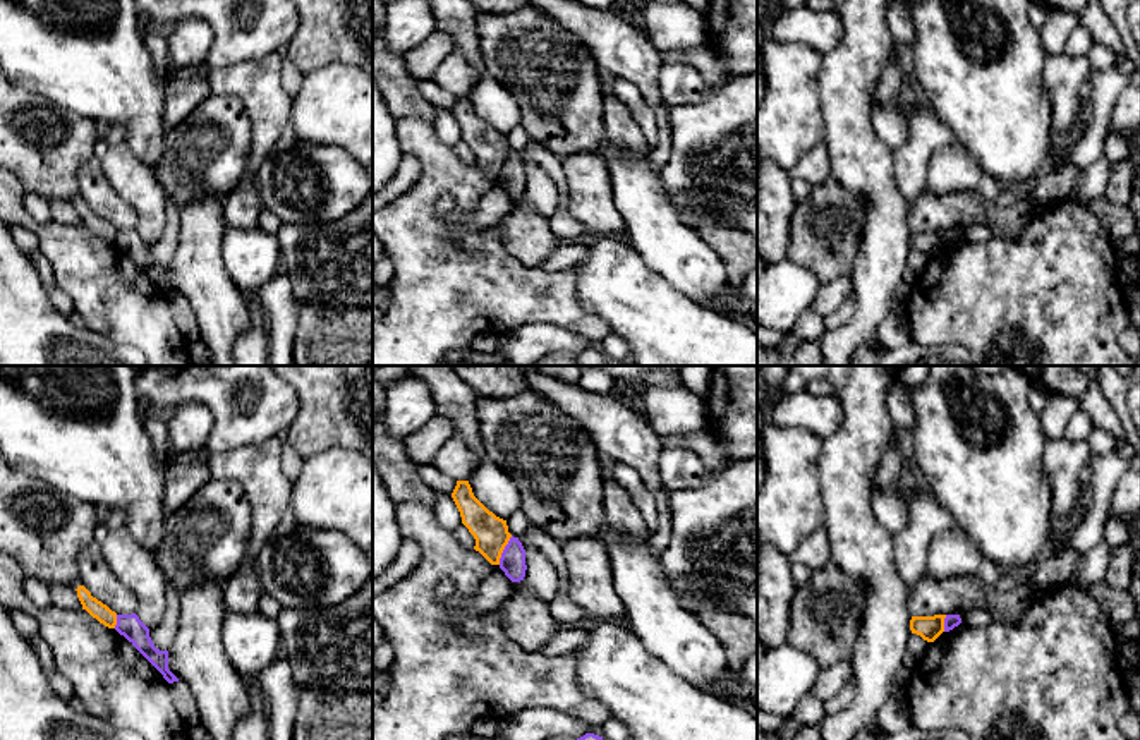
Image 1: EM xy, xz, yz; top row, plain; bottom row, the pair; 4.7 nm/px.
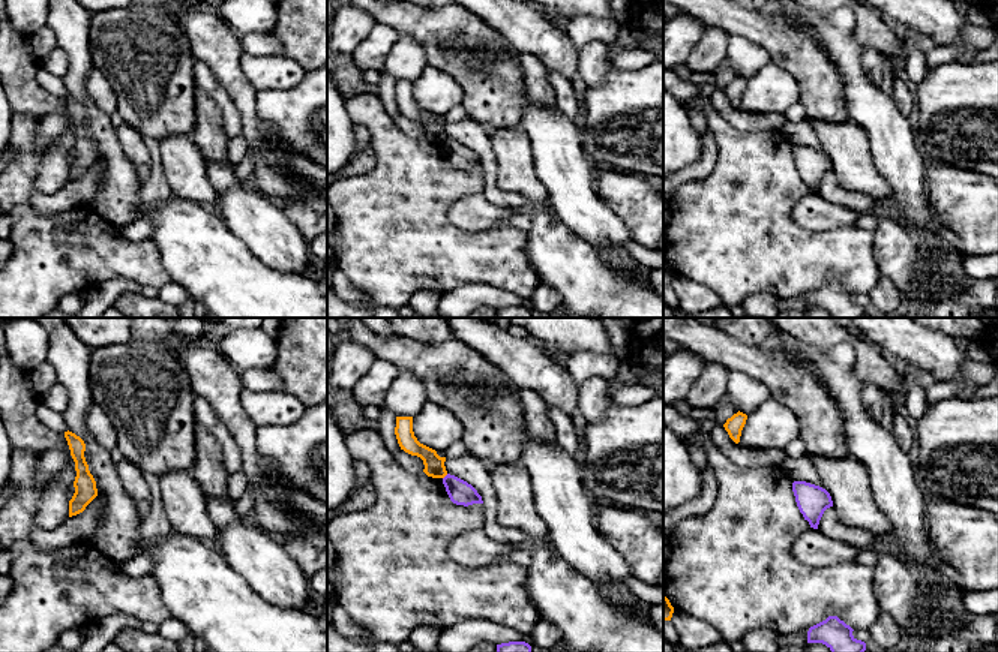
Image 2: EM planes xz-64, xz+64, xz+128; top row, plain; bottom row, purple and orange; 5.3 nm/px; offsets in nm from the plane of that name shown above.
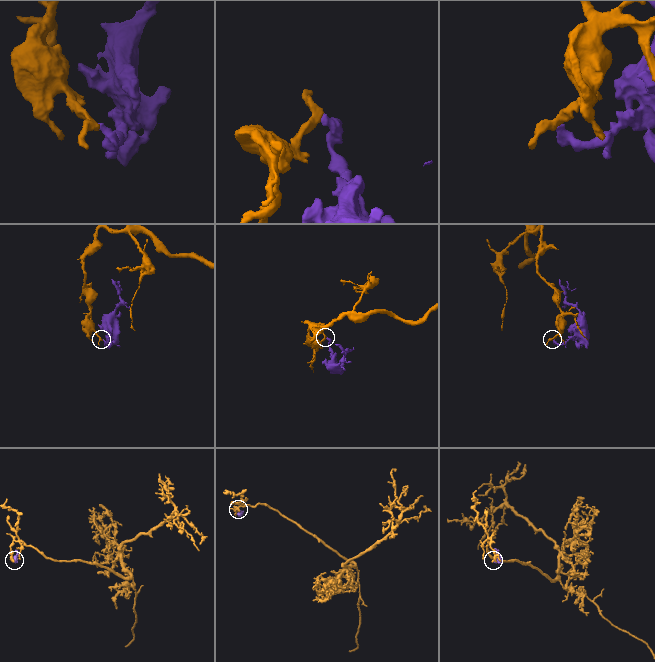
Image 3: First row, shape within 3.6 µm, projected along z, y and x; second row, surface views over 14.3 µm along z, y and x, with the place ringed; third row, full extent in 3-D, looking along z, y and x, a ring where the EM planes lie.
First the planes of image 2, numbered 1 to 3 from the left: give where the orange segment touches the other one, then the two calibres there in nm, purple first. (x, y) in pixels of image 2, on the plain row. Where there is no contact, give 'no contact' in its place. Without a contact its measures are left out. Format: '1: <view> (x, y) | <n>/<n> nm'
1: no contact
2: xz+64 (444, 141) | 130/110 nm
3: no contact

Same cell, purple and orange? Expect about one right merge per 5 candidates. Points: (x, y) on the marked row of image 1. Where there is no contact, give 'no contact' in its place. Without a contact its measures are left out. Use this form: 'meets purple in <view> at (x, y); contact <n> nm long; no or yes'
meets purple in xz at (503, 550); contact 150 nm long; no

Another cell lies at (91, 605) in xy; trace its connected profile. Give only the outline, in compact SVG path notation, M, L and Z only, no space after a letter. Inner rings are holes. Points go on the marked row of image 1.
M79 585L76 591L82 604L82 610L86 610L93 618L96 618L105 627L115 628L117 625L115 611L112 611L106 604L93 597L91 592L84 585Z

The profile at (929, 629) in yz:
M946 615L912 616L910 630L927 642L934 642L944 632Z

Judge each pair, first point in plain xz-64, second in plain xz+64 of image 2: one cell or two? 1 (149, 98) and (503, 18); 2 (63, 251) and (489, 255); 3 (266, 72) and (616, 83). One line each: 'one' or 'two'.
1: two
2: one
3: two

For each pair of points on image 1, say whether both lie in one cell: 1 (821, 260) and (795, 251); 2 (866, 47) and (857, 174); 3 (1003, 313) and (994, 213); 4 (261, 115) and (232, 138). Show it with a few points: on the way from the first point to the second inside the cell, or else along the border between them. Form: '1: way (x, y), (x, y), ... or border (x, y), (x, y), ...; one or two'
1: way (814, 253), (802, 251); one
2: way (855, 78), (855, 143); one
3: border (1030, 213), (1018, 236), (994, 237); two
4: border (225, 93), (241, 102), (248, 117), (248, 163); two

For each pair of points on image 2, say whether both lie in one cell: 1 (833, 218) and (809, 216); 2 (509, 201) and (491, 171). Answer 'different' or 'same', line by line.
1: same
2: same

